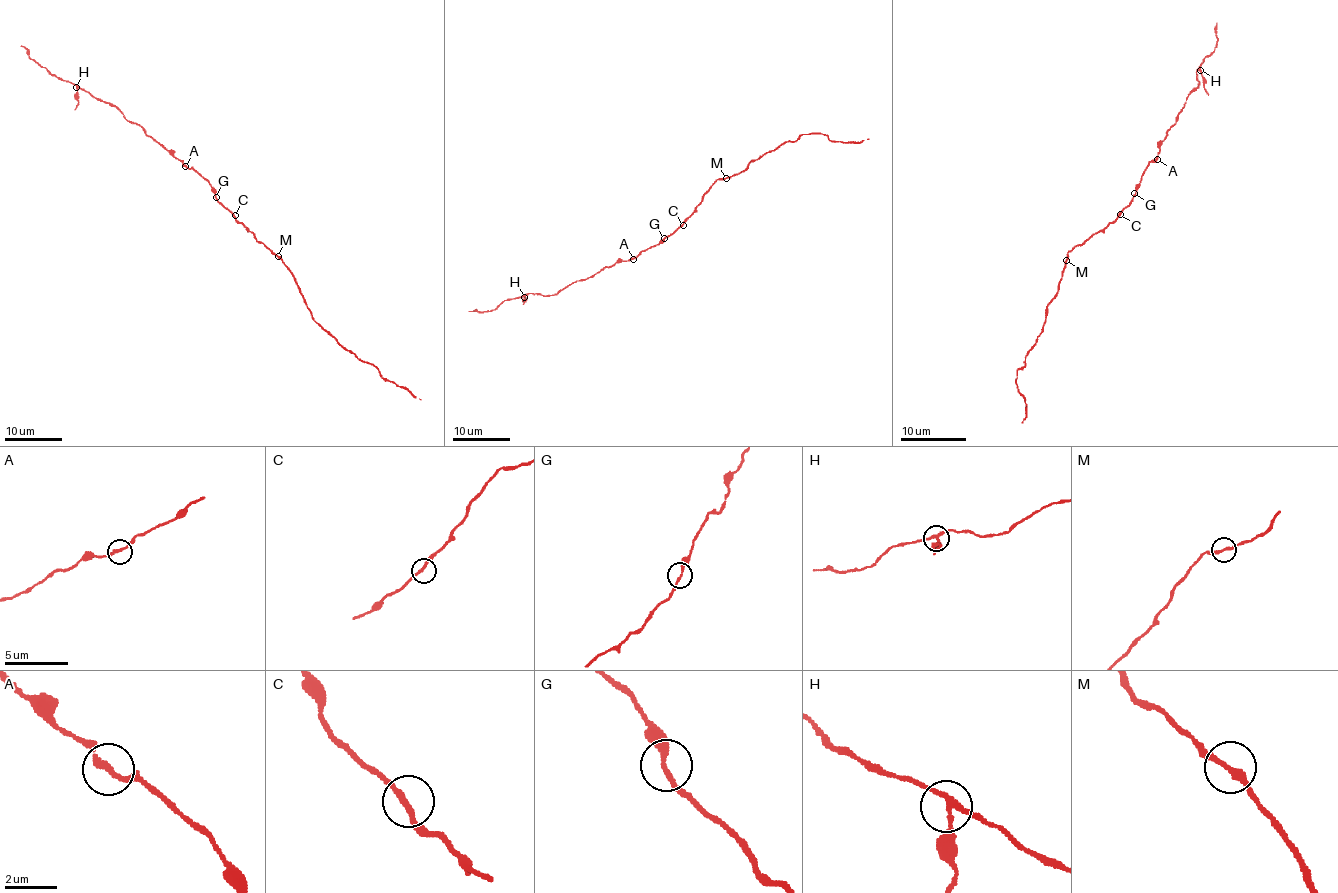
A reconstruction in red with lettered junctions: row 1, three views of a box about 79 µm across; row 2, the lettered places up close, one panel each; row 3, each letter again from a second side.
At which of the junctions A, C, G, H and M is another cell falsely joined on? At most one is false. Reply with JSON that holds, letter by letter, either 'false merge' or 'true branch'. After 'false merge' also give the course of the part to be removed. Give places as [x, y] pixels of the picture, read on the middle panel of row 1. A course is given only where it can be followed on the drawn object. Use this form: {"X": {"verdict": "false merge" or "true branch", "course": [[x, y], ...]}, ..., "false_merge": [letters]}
{"A": {"verdict": "true branch"}, "C": {"verdict": "true branch"}, "G": {"verdict": "true branch"}, "H": {"verdict": "false merge"}, "M": {"verdict": "true branch"}, "false_merge": ["H"]}

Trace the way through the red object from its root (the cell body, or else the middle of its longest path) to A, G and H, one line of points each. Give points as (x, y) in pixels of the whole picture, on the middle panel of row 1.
A: (681, 224), (658, 244), (642, 250), (633, 259)
G: (681, 224), (664, 238)
H: (681, 224), (658, 244), (642, 250), (635, 257), (618, 260), (553, 295), (527, 293), (524, 296)

